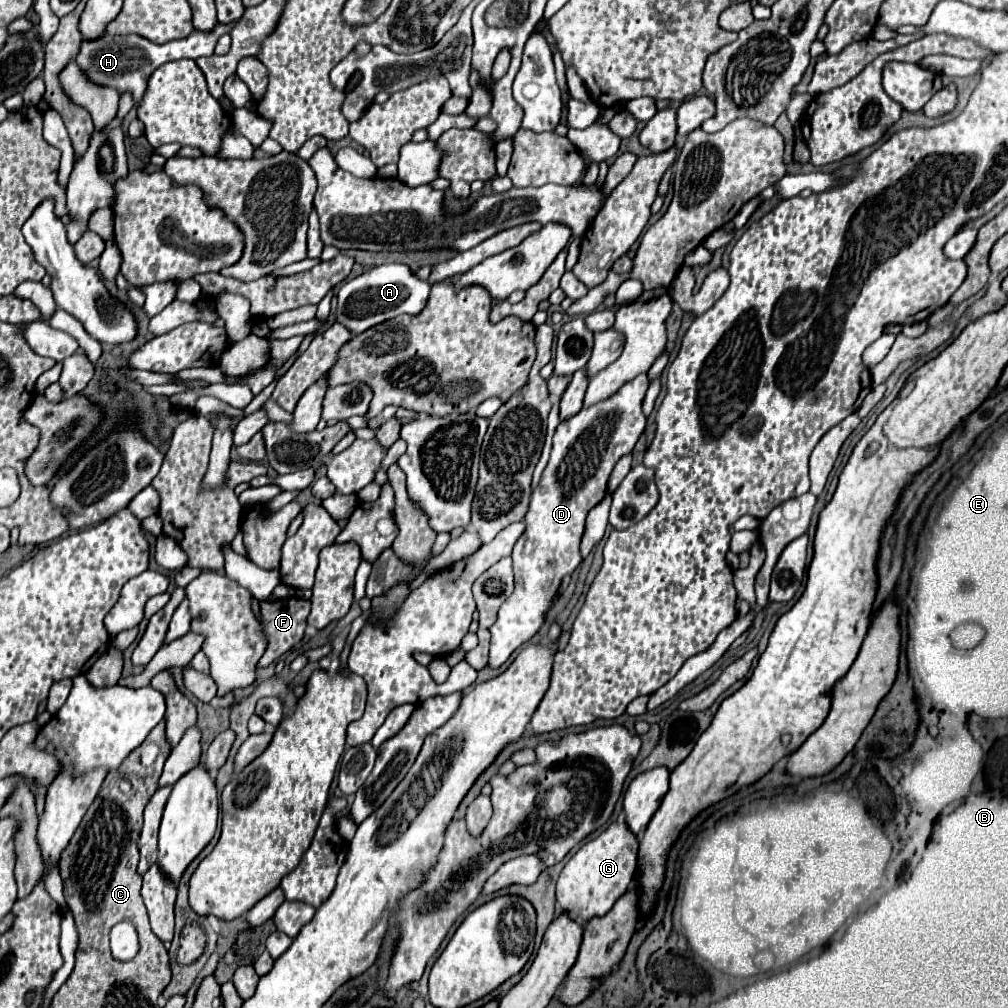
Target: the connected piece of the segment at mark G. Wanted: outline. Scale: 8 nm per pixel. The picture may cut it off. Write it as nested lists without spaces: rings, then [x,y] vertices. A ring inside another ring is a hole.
[[[621,815],[599,837],[587,841],[563,867],[557,879],[557,911],[567,911],[571,919],[587,923],[595,915],[605,915],[629,889],[639,857],[639,839]]]

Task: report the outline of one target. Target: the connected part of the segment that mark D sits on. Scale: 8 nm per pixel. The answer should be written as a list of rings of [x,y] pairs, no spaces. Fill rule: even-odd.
[[[639,375],[625,383],[613,397],[581,409],[575,417],[559,423],[553,437],[551,459],[539,485],[531,493],[529,511],[525,515],[527,527],[511,553],[515,591],[501,605],[499,617],[490,628],[489,667],[501,667],[517,647],[527,643],[543,627],[547,613],[555,605],[563,577],[579,567],[579,541],[585,517],[605,497],[607,479],[617,459],[631,453],[647,425],[647,417],[641,411],[647,387],[647,375]]]

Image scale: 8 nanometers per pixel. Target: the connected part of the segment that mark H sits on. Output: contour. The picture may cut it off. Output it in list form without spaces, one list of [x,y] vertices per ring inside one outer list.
[[[217,23],[217,27],[213,27],[213,31],[197,31],[195,29],[189,37],[179,39],[179,41],[173,39],[163,45],[149,43],[149,39],[141,39],[141,35],[109,35],[109,33],[105,33],[99,39],[85,39],[79,47],[75,61],[81,67],[81,71],[89,77],[89,81],[103,85],[103,87],[113,87],[119,91],[119,95],[129,91],[137,105],[137,103],[141,103],[141,99],[145,95],[147,79],[151,77],[151,73],[157,67],[161,67],[167,61],[175,61],[175,59],[197,59],[203,55],[205,57],[213,55],[217,39],[221,35],[229,33],[231,29],[233,29],[233,23]]]

